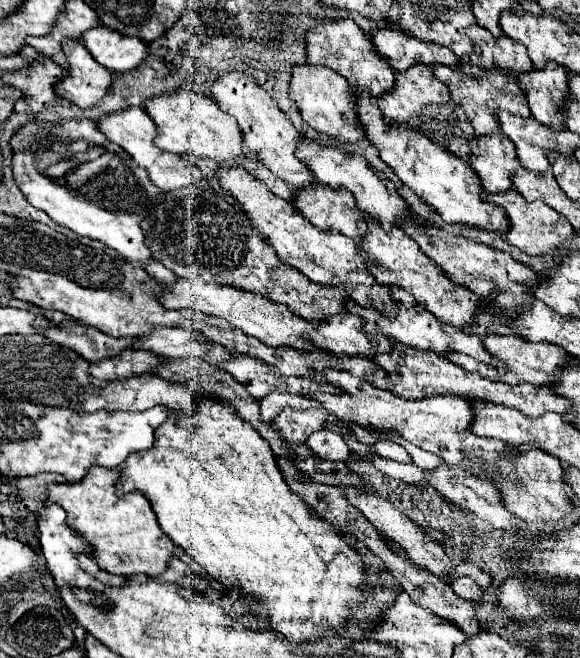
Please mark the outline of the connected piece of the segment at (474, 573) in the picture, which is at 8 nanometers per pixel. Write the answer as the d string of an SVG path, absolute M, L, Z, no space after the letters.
M470 561L463 562L454 567L445 577L445 581L456 580L463 576L472 578L481 587L489 587L492 584L491 577Z

